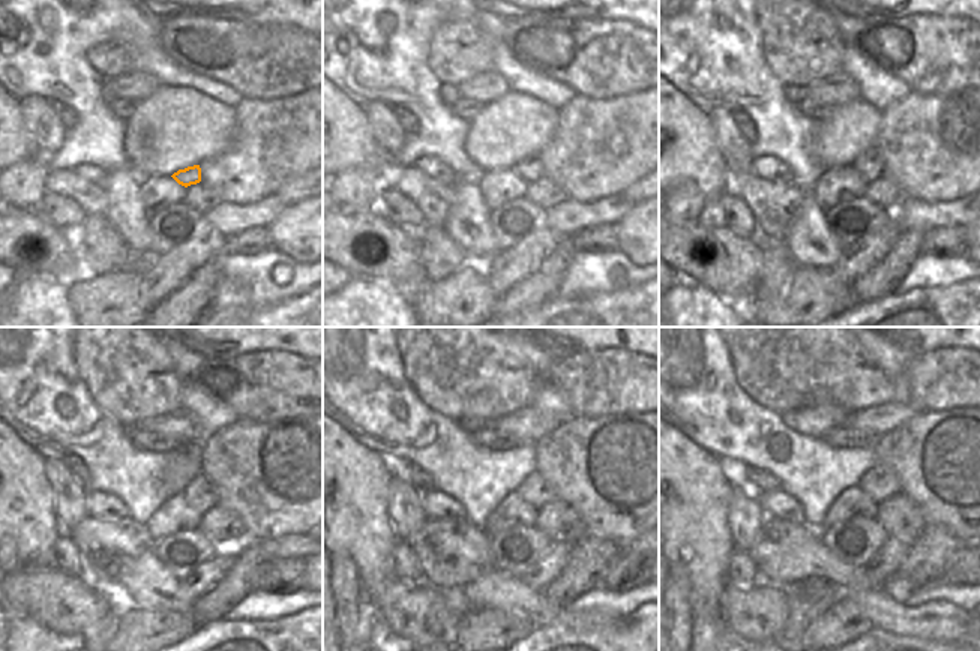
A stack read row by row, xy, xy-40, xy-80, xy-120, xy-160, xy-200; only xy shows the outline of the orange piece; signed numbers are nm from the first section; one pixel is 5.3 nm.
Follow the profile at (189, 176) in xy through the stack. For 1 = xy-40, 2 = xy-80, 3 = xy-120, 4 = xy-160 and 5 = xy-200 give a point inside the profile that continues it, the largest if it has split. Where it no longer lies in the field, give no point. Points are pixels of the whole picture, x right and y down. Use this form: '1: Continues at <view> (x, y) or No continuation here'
1: Continues at xy-40 (530, 168)
2: Continues at xy-80 (869, 164)
3: Continues at xy-120 (200, 494)
4: Continues at xy-160 (535, 489)
5: Continues at xy-200 (880, 482)

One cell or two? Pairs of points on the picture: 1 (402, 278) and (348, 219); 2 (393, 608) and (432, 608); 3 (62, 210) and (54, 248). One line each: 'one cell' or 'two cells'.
1: one cell
2: one cell
3: two cells

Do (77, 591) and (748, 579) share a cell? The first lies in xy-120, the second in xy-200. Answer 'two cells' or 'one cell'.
two cells

